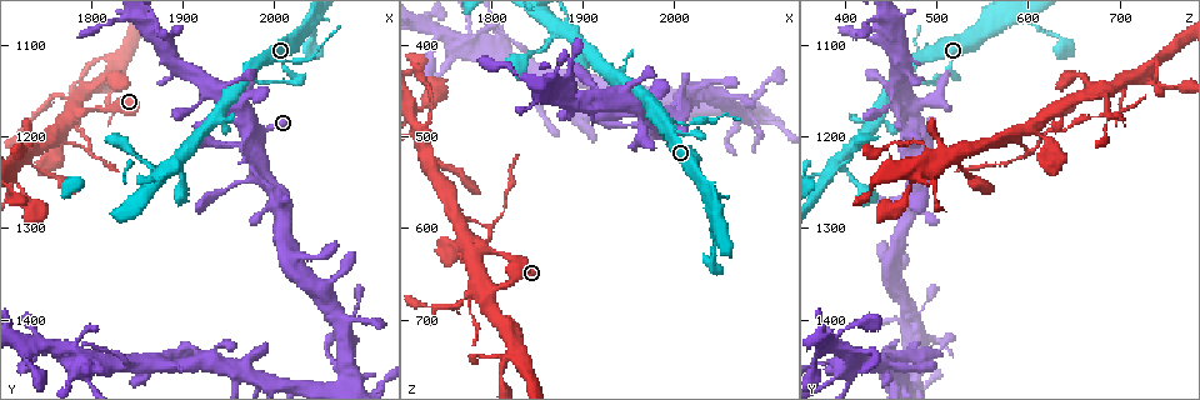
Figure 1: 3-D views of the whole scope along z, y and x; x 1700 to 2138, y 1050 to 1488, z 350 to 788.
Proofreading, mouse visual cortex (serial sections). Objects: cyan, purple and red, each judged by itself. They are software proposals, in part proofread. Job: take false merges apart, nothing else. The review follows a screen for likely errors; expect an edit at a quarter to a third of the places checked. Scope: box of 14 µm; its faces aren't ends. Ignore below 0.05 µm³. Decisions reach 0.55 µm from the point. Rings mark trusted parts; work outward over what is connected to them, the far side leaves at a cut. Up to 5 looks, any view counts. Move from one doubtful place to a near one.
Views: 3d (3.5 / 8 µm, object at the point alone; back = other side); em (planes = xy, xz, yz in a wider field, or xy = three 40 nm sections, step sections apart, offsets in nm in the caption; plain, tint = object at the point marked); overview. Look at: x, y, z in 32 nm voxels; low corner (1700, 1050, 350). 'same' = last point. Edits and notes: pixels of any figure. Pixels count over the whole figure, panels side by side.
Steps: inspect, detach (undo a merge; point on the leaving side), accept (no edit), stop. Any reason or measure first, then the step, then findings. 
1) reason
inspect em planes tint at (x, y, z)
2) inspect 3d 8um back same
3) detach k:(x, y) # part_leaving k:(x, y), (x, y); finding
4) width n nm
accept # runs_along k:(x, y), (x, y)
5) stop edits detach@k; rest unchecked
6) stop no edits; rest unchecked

three arms meet
inspect 3d 3.5um at (1990, 1115, 485)

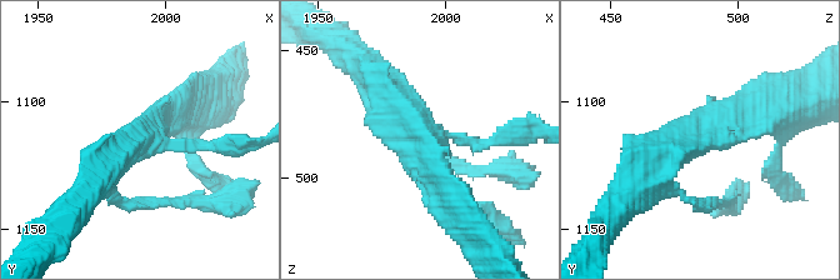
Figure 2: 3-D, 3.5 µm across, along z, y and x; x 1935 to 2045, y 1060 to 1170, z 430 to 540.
arms 3; arm_widths 150, 400, 500 nm
inspect em xy step 5 tint at (1994, 1113, 485)

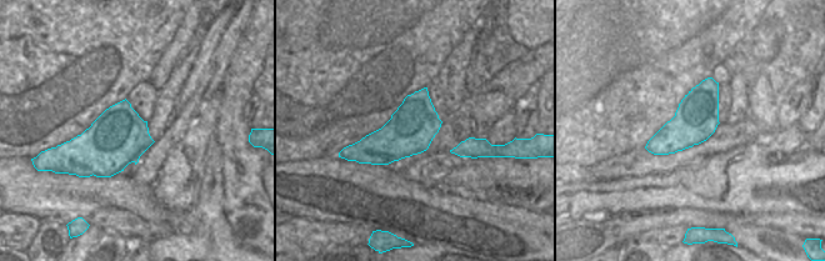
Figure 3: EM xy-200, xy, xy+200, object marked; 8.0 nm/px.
width 380 nm
detach 2:(499, 138) # part_leaving 2:(459, 138), (489, 144), (539, 131); a second cell is stuck on

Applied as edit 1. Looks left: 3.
redraw
inspect overview

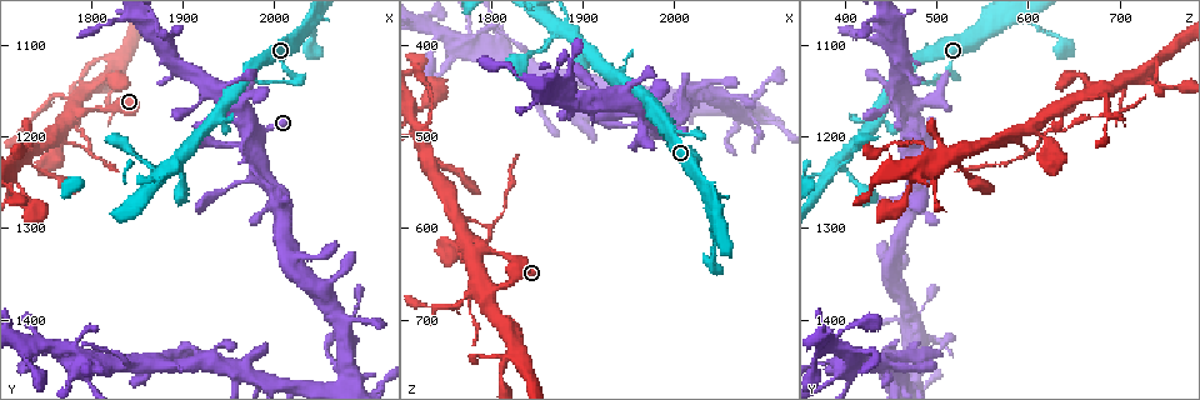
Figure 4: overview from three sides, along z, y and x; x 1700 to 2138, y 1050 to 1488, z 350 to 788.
sudden change in width
inspect 3d 3.5um at (1840, 1450, 410)

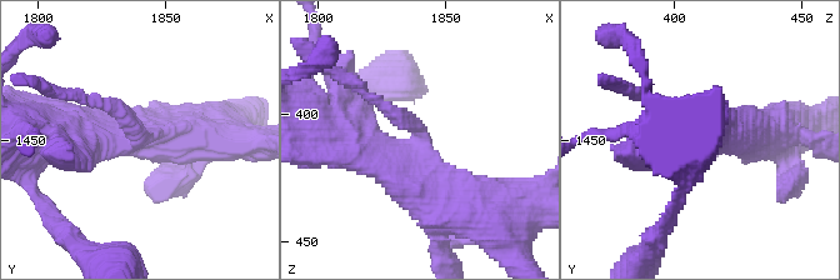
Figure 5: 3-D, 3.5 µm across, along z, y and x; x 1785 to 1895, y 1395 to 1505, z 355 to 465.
inspect em xy step 2 tint at (1841, 1450, 409)

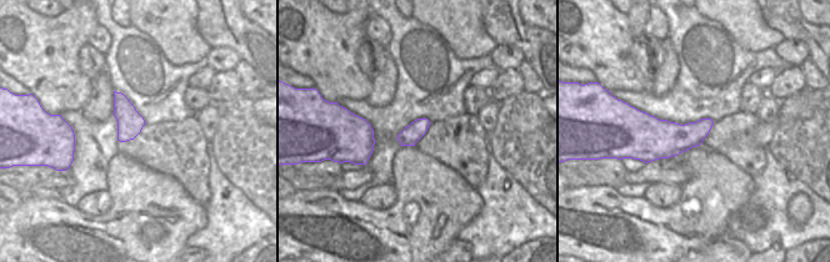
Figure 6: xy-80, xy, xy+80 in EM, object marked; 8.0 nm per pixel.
detach 5:(99, 104) # a second cell is stuck on

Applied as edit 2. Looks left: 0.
stop edits detach@2, detach@5; rest unchecked

